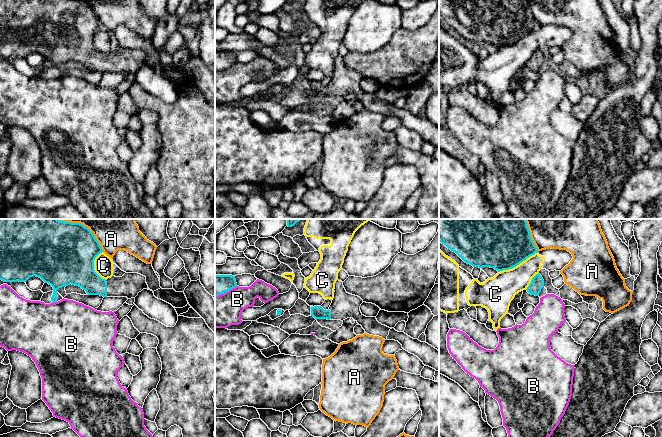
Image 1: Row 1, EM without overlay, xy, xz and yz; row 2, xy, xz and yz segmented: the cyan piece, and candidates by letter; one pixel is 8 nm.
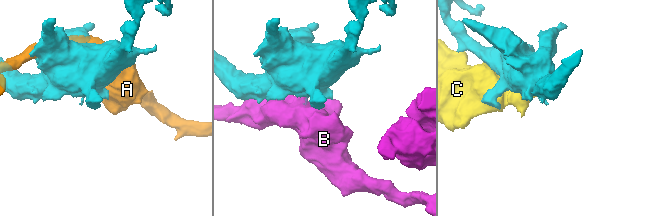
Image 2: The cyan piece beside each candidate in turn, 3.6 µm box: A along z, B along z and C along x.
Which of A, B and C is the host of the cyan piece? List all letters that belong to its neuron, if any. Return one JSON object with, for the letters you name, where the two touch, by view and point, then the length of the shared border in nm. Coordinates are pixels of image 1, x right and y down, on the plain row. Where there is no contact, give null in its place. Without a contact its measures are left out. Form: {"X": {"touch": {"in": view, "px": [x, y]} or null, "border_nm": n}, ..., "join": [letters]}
{"join": []}

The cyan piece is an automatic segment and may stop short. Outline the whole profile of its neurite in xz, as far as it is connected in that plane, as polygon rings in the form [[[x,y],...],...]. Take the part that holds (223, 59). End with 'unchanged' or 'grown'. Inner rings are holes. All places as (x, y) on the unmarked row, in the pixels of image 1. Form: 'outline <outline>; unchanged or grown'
outline [[[215,51],[215,72],[224,70],[237,62],[235,52]]]; unchanged

